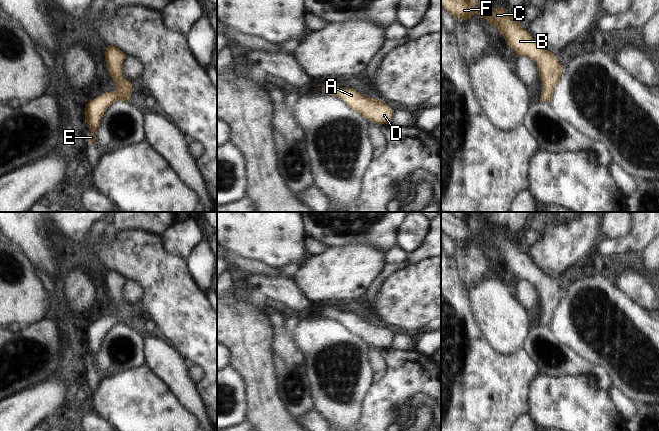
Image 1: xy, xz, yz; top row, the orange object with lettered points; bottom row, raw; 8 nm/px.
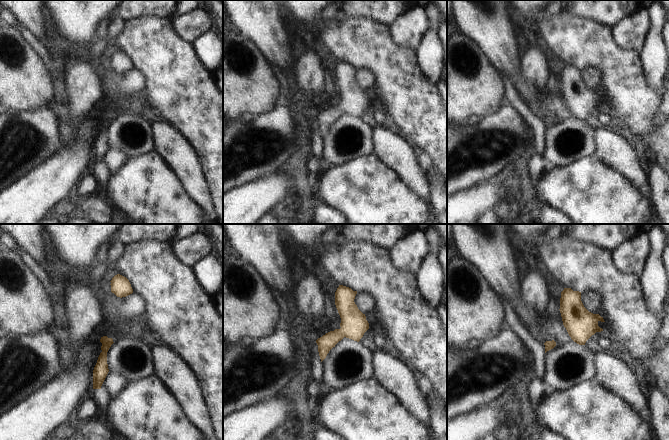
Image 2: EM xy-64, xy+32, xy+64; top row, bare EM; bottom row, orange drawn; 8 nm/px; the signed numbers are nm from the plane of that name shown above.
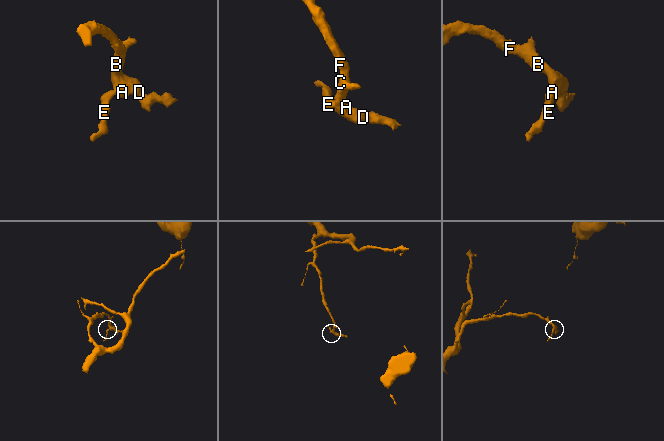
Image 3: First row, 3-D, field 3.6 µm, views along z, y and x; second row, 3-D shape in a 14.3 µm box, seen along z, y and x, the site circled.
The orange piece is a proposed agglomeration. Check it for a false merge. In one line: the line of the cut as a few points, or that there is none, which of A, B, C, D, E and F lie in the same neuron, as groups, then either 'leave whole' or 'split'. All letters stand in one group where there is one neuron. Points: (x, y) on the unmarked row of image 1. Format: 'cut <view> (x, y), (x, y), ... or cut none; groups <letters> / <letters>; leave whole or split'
cut none; groups A B C D E F; leave whole

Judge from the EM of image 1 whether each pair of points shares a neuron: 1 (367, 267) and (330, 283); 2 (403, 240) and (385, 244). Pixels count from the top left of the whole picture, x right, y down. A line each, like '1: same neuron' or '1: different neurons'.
1: same neuron
2: different neurons

